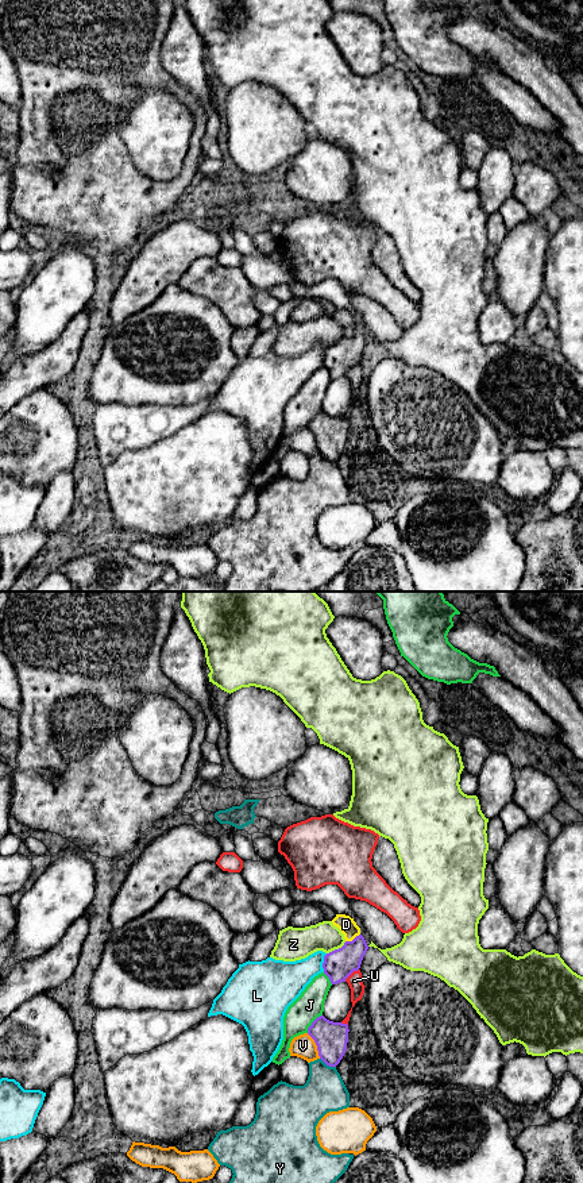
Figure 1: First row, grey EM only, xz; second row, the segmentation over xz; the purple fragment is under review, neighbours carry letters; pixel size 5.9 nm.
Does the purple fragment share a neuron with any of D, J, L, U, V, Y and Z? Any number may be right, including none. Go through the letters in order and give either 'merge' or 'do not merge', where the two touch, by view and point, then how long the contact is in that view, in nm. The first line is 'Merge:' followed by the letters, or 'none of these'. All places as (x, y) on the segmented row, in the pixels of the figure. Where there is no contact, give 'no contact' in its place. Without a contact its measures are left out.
Merge: D
D: merge; meets purple in xz at (354, 939); contact 100 nm long
J: do not merge; meets purple in xz at (312, 1022); contact 140 nm long
L: do not merge; meets purple in xz at (323, 963); contact 110 nm long
U: do not merge; meets purple in xz at (351, 973); contact 120 nm long
V: do not merge; meets purple in xz at (316, 1044); contact 170 nm long
Y: do not merge; meets purple in xz at (328, 1064); contact 110 nm long
Z: do not merge; meets purple in xz at (336, 950); contact 140 nm long

